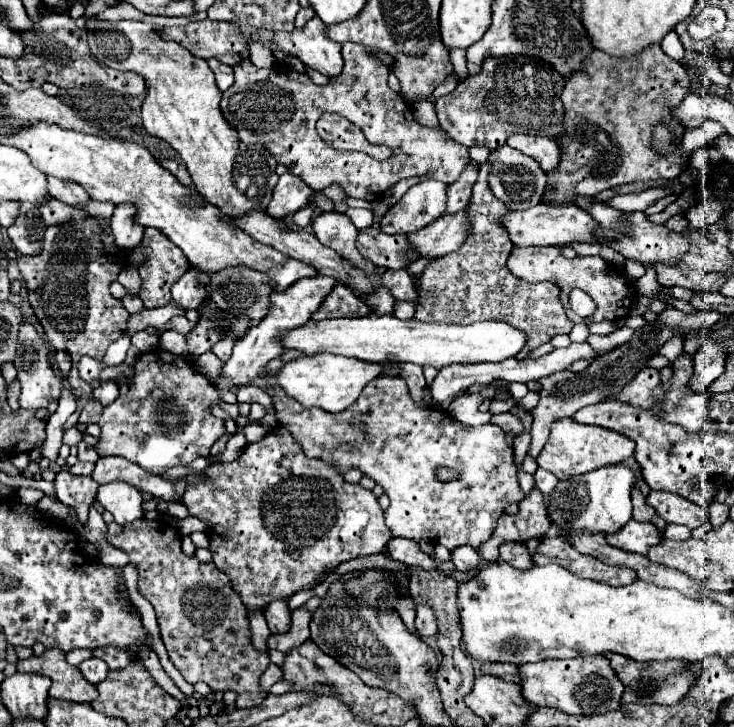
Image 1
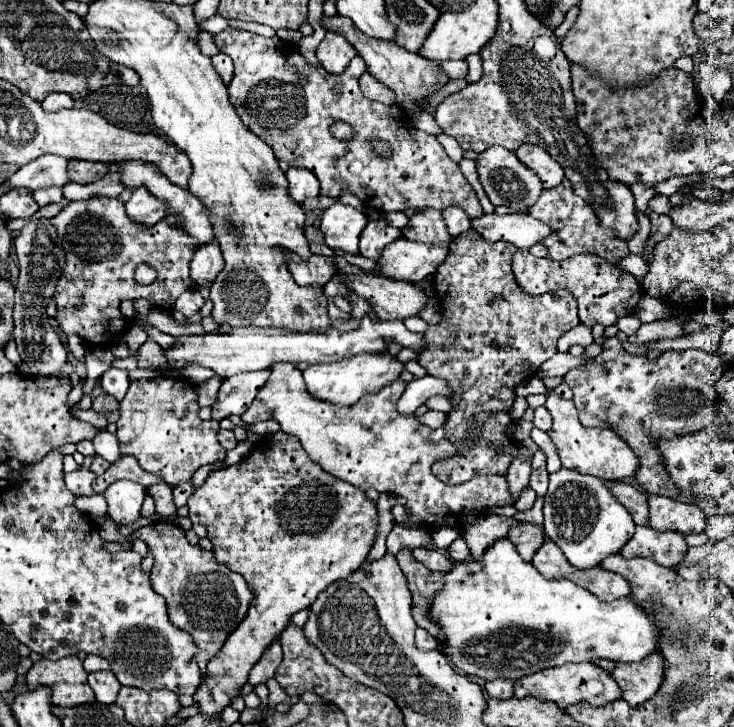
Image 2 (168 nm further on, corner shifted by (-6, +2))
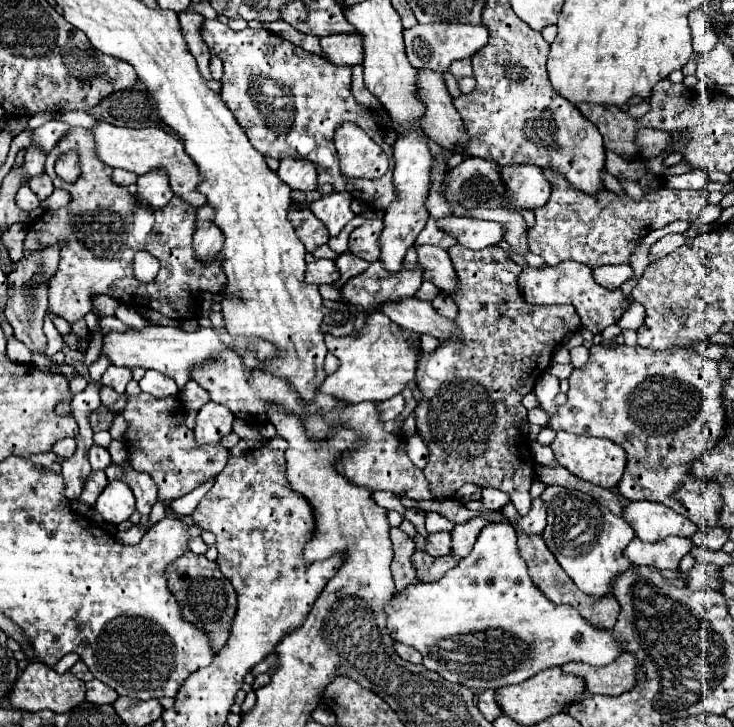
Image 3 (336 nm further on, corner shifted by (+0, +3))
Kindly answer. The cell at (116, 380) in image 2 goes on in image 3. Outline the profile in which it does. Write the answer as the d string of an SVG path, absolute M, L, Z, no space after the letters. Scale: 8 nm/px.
M109 366L107 372L101 378L103 386L111 386L117 394L125 392L125 386L133 378L133 372L129 368L119 368L119 366Z

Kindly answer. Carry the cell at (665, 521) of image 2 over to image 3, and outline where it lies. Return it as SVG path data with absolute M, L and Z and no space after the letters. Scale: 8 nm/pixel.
M629 502L621 518L635 530L635 536L643 542L659 542L667 536L691 538L697 526L683 514L667 508L659 502Z

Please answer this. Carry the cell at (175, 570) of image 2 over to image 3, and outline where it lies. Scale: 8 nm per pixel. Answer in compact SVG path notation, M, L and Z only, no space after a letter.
M185 552L173 564L167 566L167 582L169 590L177 598L181 606L181 614L185 620L203 628L209 634L213 650L217 652L227 642L227 634L231 630L231 622L237 614L237 594L231 582L221 574L217 562L209 562L205 556L197 556L193 552Z

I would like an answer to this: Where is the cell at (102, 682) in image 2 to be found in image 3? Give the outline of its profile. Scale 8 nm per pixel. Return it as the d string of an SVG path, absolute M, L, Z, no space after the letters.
M91 680L87 682L87 700L93 704L113 704L119 698L119 694L115 690L111 690L109 686L105 686L99 680Z

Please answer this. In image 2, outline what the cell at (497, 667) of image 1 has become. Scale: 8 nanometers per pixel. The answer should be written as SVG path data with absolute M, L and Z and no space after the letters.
M493 679L485 683L485 691L497 699L510 699L513 697L514 681L510 679Z

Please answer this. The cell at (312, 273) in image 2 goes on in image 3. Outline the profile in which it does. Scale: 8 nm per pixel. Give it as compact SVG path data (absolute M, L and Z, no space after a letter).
M315 260L307 264L307 274L305 274L307 284L333 284L337 278L339 272L333 260Z

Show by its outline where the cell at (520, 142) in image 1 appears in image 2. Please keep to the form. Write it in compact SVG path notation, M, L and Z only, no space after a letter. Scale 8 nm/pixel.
M521 145L515 155L531 169L535 169L543 181L543 187L557 187L563 181L563 167L541 147L541 145Z

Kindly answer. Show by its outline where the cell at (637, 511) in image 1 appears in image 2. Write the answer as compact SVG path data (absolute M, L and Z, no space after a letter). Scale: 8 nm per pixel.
M613 481L613 483L607 483L607 487L631 511L635 525L649 525L649 505L647 505L645 491L625 481Z

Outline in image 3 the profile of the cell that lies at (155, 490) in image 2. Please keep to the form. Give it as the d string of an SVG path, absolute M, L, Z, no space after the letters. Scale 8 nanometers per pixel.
M121 464L121 468L123 468L121 482L125 482L133 490L137 498L137 512L143 516L149 516L151 506L157 502L157 484L147 472L137 472L127 464Z

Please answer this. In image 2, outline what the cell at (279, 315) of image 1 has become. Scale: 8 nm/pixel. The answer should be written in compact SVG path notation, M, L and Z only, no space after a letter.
M271 367L227 377L219 389L219 399L213 405L213 419L245 413L251 407L251 401L255 399L257 391L269 379L269 373Z

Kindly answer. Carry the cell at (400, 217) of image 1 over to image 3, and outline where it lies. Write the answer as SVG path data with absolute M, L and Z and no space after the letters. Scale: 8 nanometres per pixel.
M427 244L419 246L417 254L419 254L419 268L423 270L423 280L433 282L445 294L459 290L457 274L447 250Z

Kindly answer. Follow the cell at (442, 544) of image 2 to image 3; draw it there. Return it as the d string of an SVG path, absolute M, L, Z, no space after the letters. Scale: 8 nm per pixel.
M415 508L406 509L404 514L404 518L415 526L417 532L424 538L427 538L429 533L425 529L425 516L426 513L423 510Z

